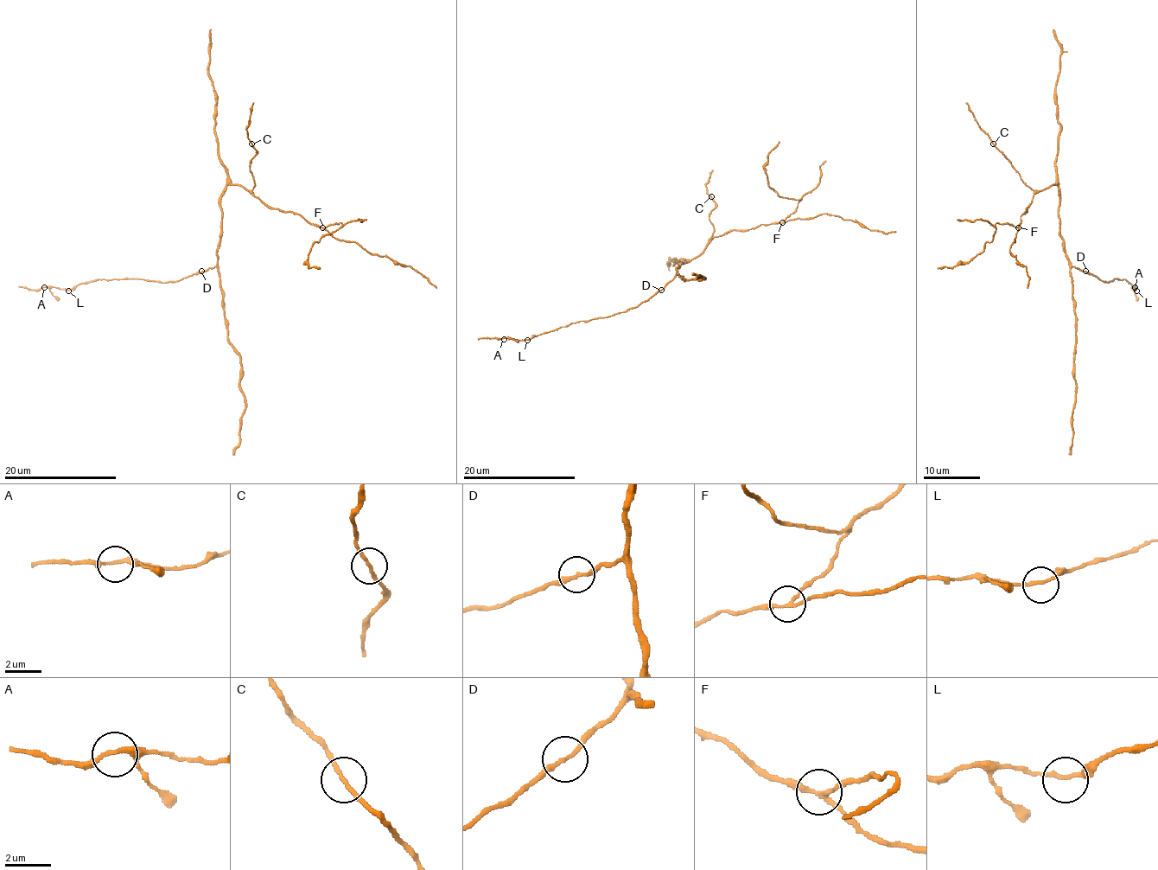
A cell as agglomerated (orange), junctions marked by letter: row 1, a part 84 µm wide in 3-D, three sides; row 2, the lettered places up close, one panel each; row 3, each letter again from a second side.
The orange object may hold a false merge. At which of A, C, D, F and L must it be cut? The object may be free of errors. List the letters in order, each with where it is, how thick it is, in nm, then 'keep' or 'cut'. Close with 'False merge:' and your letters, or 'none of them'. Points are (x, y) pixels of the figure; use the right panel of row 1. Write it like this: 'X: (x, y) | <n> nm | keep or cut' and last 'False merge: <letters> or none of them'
A: (1135, 287) | 180 nm | keep
C: (993, 143) | 170 nm | keep
D: (1085, 271) | 180 nm | keep
F: (1018, 227) | 150 nm | cut
L: (1136, 291) | 170 nm | keep
False merge: F

